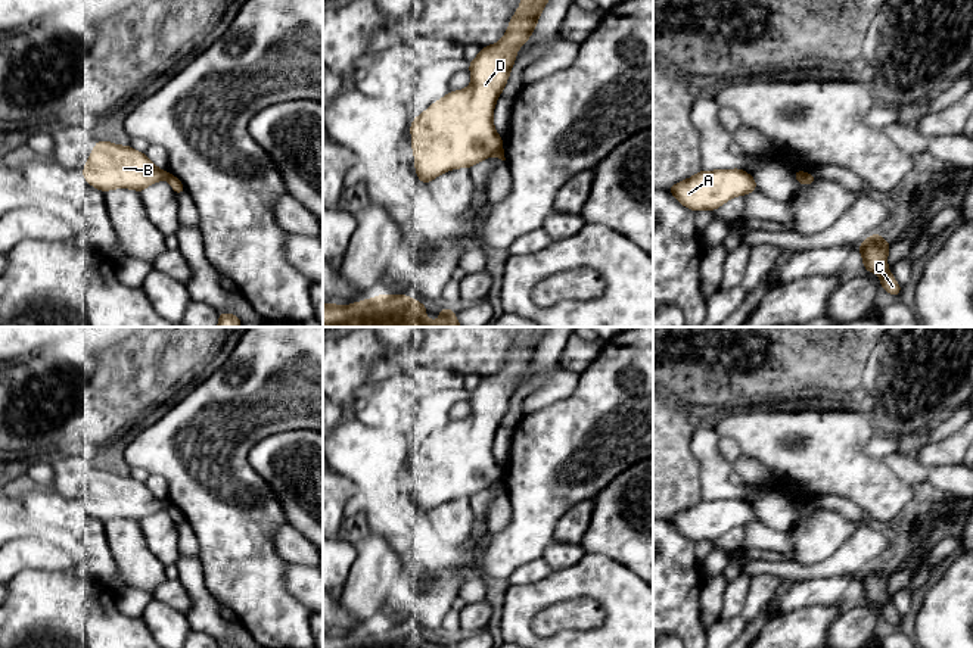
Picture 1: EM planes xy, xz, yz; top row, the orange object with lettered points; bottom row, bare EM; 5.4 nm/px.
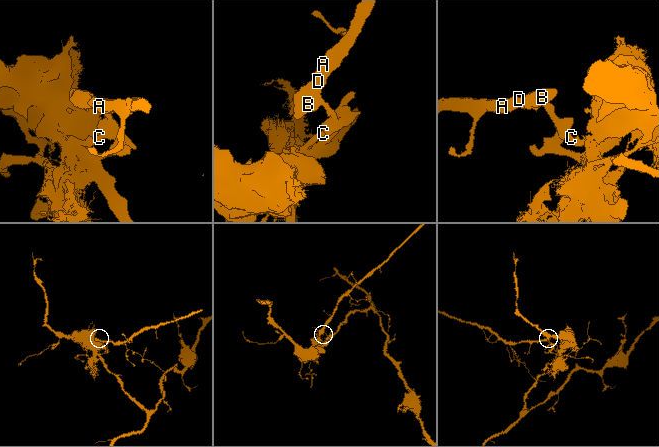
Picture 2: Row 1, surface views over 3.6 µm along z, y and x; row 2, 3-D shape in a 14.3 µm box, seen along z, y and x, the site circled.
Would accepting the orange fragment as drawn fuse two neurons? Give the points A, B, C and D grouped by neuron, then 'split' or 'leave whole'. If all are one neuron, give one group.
A B D / C; split

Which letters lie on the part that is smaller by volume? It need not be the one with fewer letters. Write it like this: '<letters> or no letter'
A, B, D

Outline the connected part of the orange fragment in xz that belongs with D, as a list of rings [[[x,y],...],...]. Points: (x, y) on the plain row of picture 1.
[[[523,327],[504,367],[469,392],[472,414],[450,421],[410,454],[420,513],[457,498],[470,499],[495,485],[504,470],[494,458],[494,436],[507,414],[516,381],[529,370],[551,327]]]

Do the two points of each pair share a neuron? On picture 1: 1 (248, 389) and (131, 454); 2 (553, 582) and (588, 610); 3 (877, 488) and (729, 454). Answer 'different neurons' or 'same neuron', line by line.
1: same neuron
2: different neurons
3: different neurons

